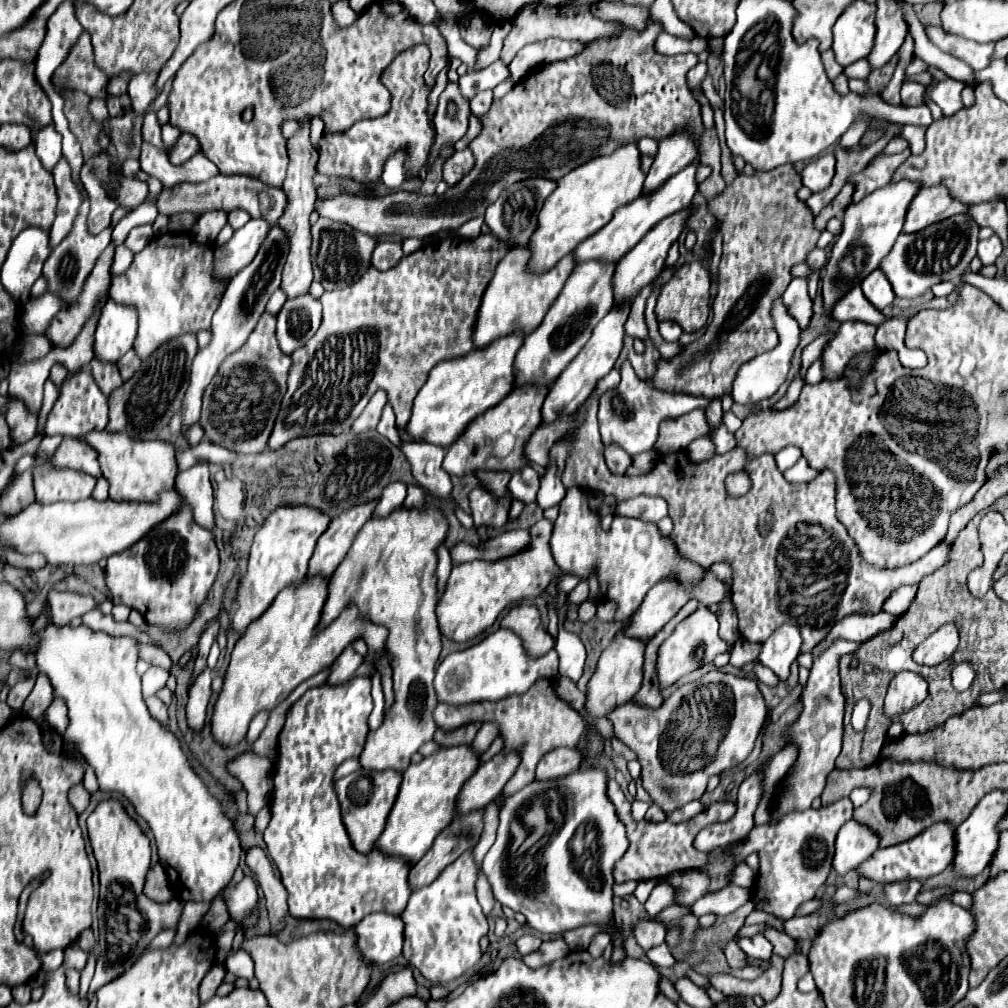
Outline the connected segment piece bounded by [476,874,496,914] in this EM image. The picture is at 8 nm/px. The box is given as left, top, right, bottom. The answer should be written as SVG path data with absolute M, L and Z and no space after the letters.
M480 874L480 882L478 882L478 900L480 900L480 906L484 908L484 914L490 914L490 910L494 908L494 894L492 894L492 886L488 884L488 880Z

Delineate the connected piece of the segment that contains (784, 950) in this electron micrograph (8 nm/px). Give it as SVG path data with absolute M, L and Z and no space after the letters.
M770 928L767 929L763 934L773 945L774 954L778 954L786 959L796 952L797 940L793 939L785 932Z

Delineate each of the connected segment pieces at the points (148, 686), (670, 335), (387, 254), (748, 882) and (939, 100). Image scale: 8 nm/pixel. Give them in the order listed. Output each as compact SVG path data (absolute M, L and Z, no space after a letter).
M150 666L148 672L142 676L142 694L144 698L154 696L168 680L168 670L162 666Z
M660 322L660 334L666 342L678 342L682 336L682 326L678 322Z
M378 242L372 252L372 266L380 270L388 270L400 260L402 246L398 242Z
M740 862L740 864L734 866L734 870L730 874L730 882L732 884L742 886L742 888L750 888L752 886L752 880L754 880L754 874L752 874L752 870L744 862Z
M944 80L944 82L938 82L936 86L926 86L924 98L938 104L942 108L944 116L952 116L964 108L964 104L960 100L960 92L962 92L962 82Z

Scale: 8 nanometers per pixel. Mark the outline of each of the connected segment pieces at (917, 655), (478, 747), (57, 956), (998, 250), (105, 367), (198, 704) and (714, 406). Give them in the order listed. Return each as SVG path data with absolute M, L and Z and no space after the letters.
M946 622L940 626L932 636L928 636L916 650L914 650L914 660L918 664L940 664L948 660L960 644L960 628L956 622Z
M482 724L482 728L480 728L480 732L476 734L476 738L474 738L474 742L470 744L476 752L484 752L490 744L492 744L492 740L496 738L496 724Z
M52 950L52 952L42 956L42 970L44 972L56 970L62 962L64 962L64 950Z
M992 236L978 244L978 258L982 260L982 264L994 264L994 260L1000 254L1002 254L1002 242L998 236Z
M92 360L92 362L90 362L90 370L92 370L92 374L94 374L94 380L96 380L98 388L100 388L106 396L110 396L114 390L118 390L118 388L124 384L124 380L122 380L116 364L112 366L112 364L100 364L100 362Z
M206 667L202 674L198 674L196 682L190 688L190 700L188 700L188 706L186 706L186 716L188 716L188 724L194 730L200 730L202 724L204 724L208 698L212 694L210 682L212 682L212 672Z
M713 397L709 406L706 409L706 418L711 426L711 430L716 429L722 424L722 400L718 397Z

